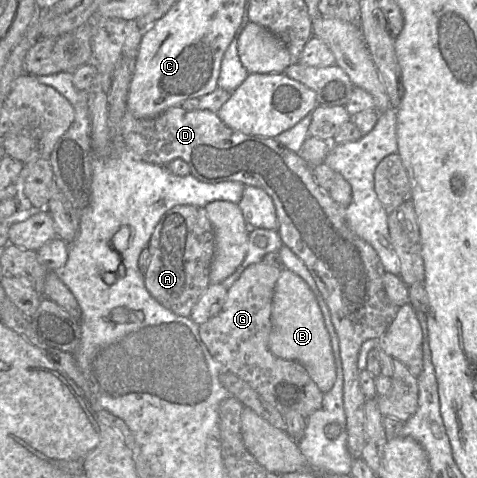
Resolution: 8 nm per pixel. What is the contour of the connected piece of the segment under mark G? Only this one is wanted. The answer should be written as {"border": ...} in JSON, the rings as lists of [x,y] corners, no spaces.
{"border":[[[262,261],[247,266],[227,289],[226,300],[220,312],[199,325],[199,334],[215,360],[246,381],[282,415],[296,411],[307,419],[321,408],[324,393],[303,365],[277,357],[268,348],[272,329],[272,299],[280,269]]]}

